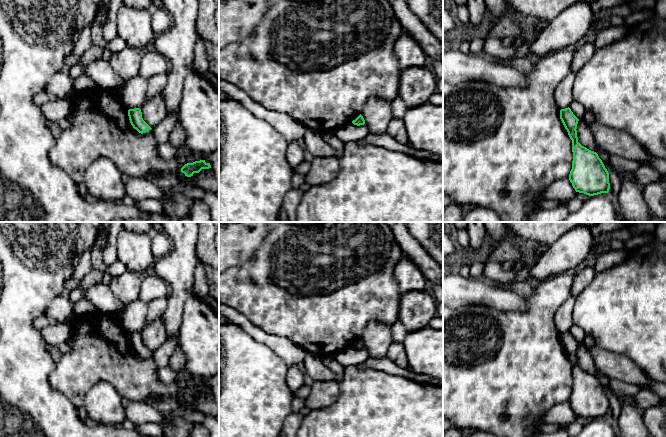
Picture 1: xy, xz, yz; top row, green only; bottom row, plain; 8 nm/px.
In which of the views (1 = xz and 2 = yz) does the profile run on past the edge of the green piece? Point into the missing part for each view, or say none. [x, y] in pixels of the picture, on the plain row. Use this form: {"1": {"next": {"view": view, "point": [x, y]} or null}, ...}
{"1": {"next": null}, "2": {"next": null}}

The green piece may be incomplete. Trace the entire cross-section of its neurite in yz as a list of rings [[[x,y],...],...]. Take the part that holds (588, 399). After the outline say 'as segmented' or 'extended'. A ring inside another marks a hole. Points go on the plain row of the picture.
[[[569,331],[560,334],[560,343],[572,364],[573,385],[569,404],[573,412],[589,420],[608,417],[609,397],[602,384],[596,376],[578,366],[576,353],[579,343]]] | as segmented

